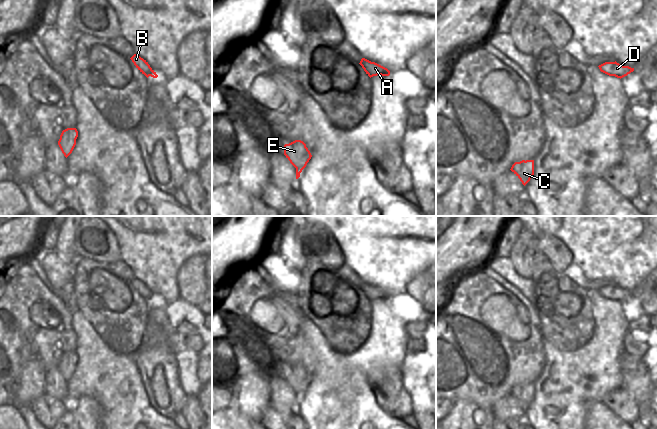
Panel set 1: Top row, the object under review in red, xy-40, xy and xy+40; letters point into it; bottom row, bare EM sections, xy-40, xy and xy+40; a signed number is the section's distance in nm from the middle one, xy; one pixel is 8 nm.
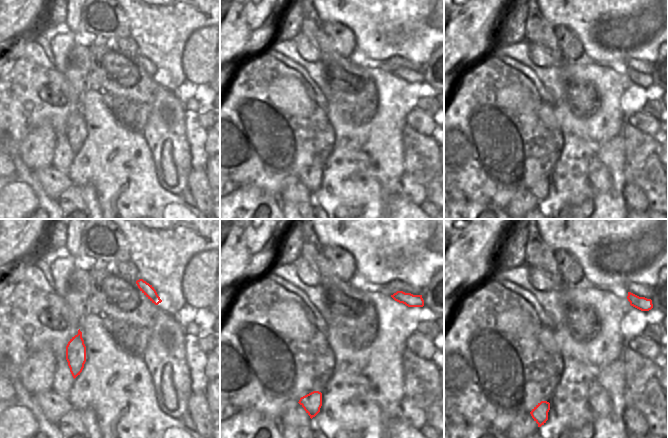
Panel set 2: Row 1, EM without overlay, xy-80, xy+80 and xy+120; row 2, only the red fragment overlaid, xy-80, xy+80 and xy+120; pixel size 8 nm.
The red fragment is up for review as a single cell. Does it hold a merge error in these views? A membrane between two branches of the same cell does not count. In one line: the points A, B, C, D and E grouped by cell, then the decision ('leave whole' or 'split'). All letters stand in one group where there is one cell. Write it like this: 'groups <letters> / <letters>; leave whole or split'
groups A B C D E; leave whole

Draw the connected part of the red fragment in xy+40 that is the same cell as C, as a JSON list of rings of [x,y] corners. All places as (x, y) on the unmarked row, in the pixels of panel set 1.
[[[534,384],[515,386],[510,393],[525,410],[534,399]]]

